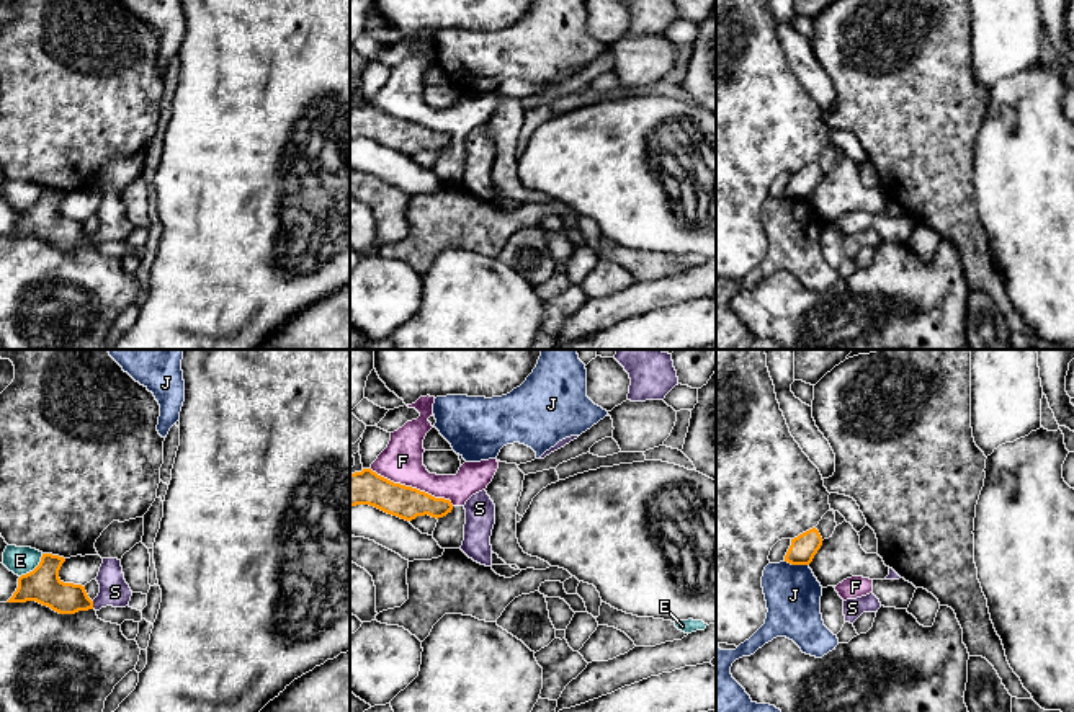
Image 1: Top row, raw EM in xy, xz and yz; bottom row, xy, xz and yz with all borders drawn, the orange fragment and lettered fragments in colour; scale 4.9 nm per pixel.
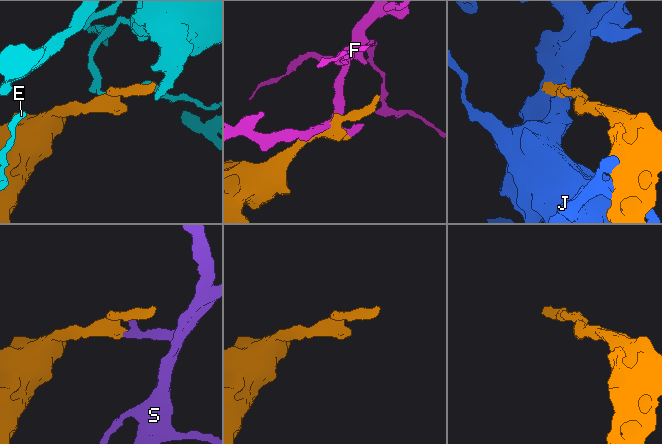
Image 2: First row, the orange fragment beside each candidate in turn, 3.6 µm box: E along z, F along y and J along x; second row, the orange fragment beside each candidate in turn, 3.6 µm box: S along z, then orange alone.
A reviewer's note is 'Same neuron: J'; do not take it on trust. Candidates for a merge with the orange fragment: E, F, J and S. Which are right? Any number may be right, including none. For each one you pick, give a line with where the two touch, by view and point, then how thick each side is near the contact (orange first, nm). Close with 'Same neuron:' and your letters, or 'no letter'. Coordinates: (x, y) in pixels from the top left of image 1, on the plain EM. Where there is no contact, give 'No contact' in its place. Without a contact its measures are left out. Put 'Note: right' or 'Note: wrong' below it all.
S: Touches orange at xy (92, 239). Thickness 170 nm (orange) against 150 nm
Same neuron: S
Note: wrong

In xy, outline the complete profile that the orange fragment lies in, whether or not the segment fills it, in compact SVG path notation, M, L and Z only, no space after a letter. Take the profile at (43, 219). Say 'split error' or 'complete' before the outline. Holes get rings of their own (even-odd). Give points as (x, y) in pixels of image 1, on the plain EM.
split error; M43 188L39 199L18 212L18 222L7 237L36 235L59 248L75 248L88 243L100 245L106 240L129 240L132 225L124 214L121 194L103 193L96 211L100 227L93 235L88 232L85 220L64 217L59 212L64 196L64 191Z

